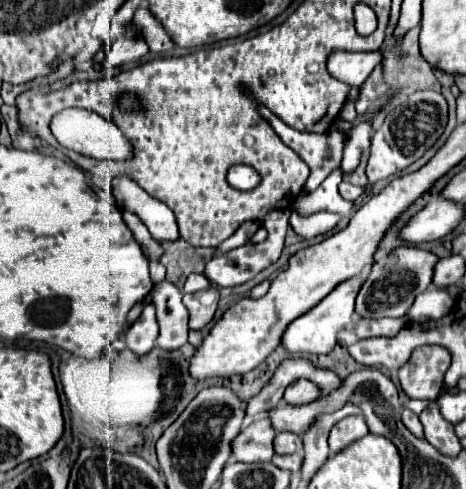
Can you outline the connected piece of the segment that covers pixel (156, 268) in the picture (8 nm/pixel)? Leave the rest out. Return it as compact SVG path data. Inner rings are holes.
M160 261L150 262L149 271L153 283L159 283L165 279L166 268Z

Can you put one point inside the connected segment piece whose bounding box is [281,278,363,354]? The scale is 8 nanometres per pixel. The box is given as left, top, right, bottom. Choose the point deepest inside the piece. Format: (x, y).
(315, 332)

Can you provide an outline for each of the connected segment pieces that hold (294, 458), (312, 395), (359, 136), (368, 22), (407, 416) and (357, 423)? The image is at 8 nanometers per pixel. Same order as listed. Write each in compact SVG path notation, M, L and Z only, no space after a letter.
M297 452L297 454L287 454L287 456L275 454L275 456L271 458L271 462L273 462L277 468L291 470L291 472L299 472L301 462L303 462L303 454L301 454L301 452Z
M297 380L283 392L283 400L287 404L309 404L317 400L317 396L319 396L319 388L309 380Z
M341 120L339 128L347 132L347 142L345 142L345 152L343 152L343 172L351 172L359 164L359 156L363 150L369 148L369 140L373 134L371 122L361 122L357 126L351 126L349 122Z
M365 4L355 6L355 28L361 36L367 36L377 28L377 16L369 6Z
M403 408L403 424L415 434L415 436L419 436L419 438L423 438L423 428L421 428L421 422L417 420L417 416L409 410L409 408Z
M347 416L345 420L339 420L331 428L331 434L329 434L329 450L331 450L331 454L343 450L351 442L365 436L367 432L369 430L367 430L367 424L365 424L363 416Z

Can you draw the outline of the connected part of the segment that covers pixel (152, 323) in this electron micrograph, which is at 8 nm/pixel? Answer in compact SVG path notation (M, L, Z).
M145 304L141 316L125 332L127 348L139 356L147 354L155 346L157 334L159 334L159 328L157 328L157 318L155 318L155 308L153 304Z

